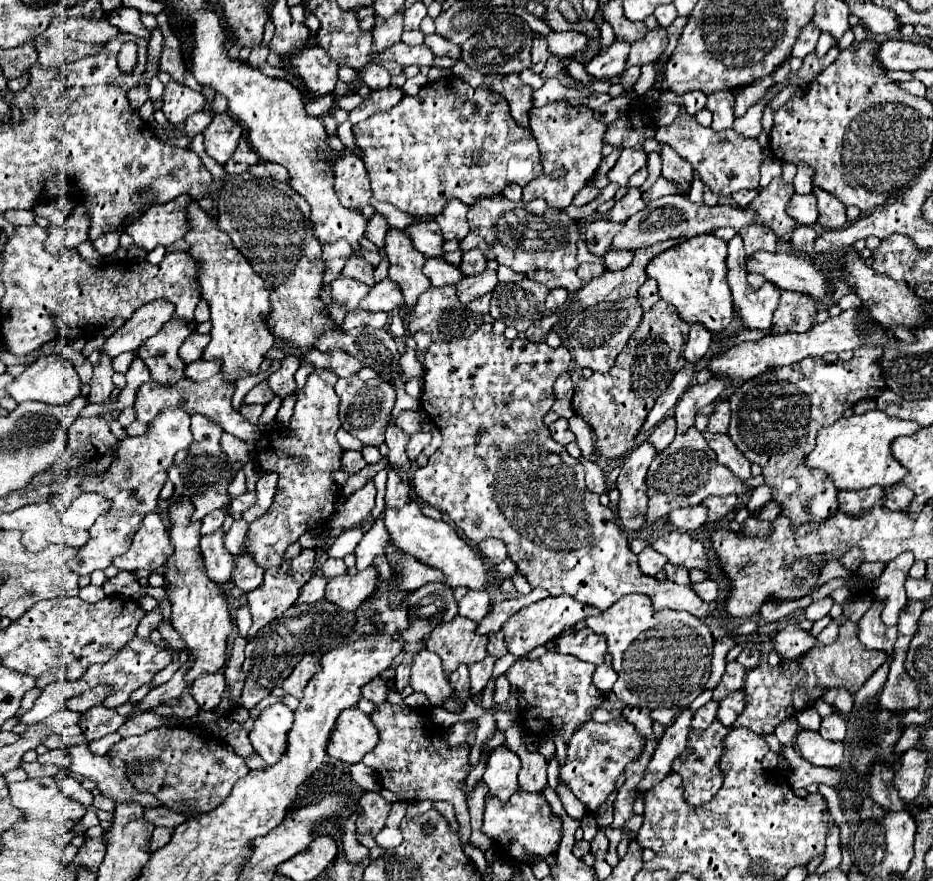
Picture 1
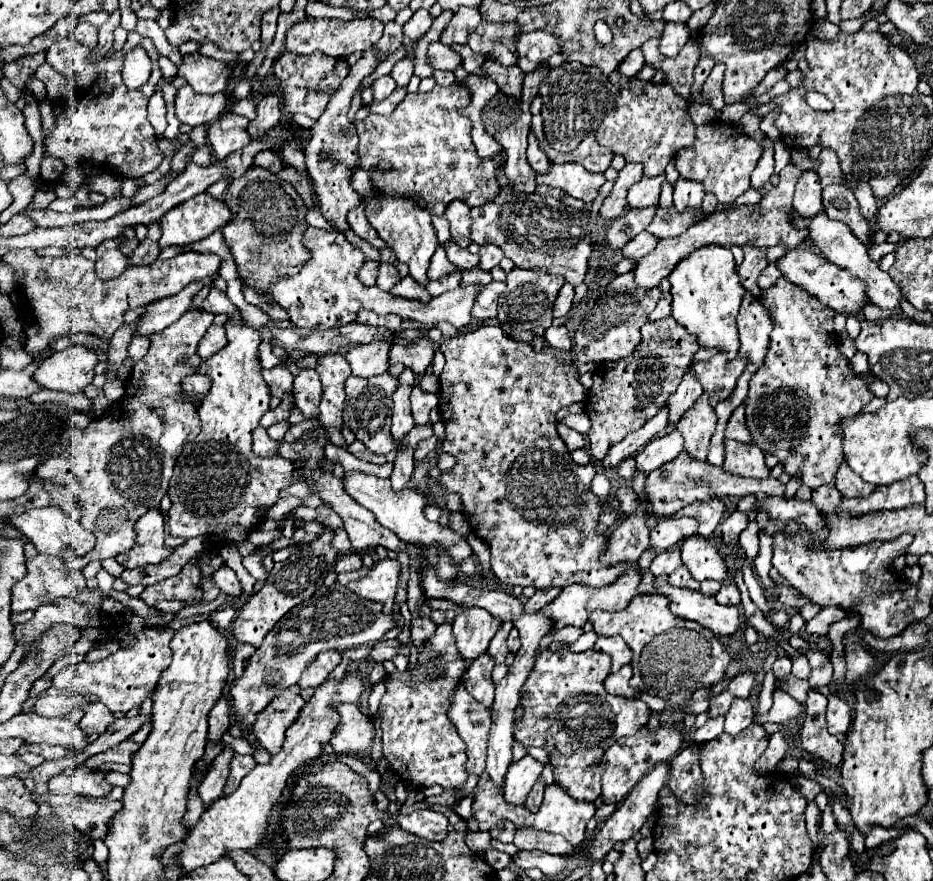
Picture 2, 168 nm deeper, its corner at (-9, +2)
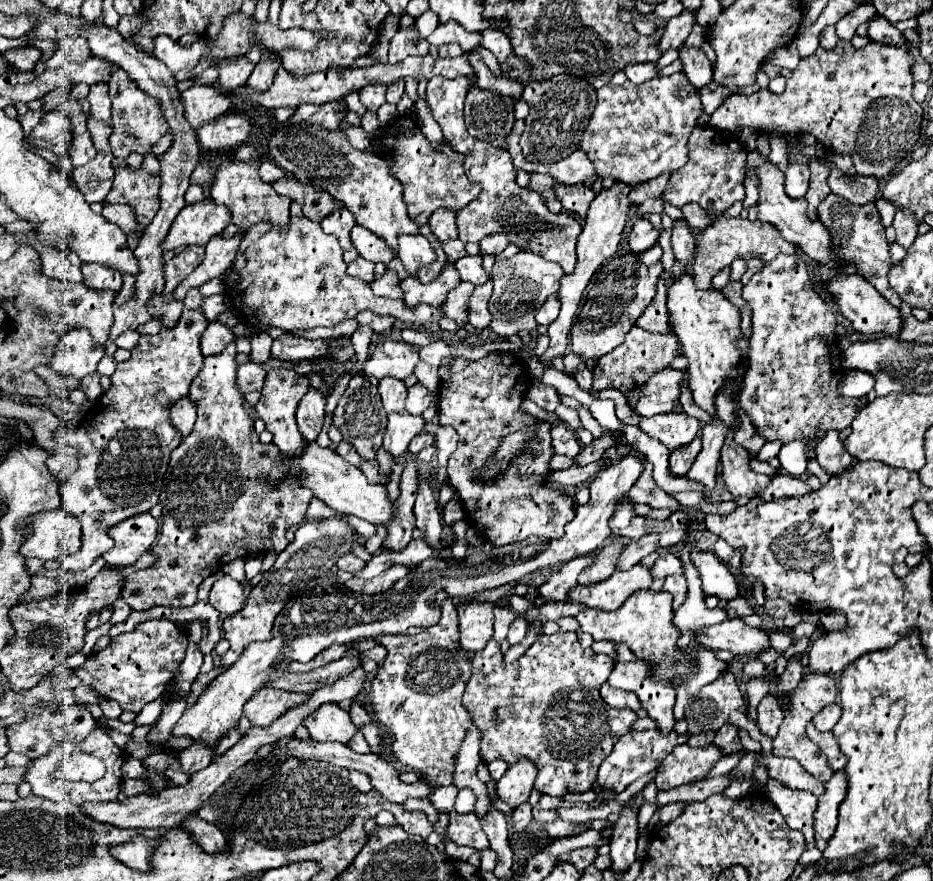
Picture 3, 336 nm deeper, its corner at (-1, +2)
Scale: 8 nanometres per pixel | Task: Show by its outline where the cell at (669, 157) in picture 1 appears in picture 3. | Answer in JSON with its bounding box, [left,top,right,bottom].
[671,222,695,266]

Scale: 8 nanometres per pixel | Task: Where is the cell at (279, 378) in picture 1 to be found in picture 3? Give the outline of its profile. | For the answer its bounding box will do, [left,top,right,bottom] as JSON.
[297,386,325,440]

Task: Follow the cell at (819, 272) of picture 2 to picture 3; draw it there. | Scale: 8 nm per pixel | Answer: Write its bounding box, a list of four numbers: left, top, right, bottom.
[827,274,903,336]

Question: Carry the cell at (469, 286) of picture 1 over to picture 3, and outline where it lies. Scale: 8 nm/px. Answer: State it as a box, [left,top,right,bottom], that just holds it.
[199,216,443,332]

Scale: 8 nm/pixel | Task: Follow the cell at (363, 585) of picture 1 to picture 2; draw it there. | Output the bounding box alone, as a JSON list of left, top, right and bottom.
[349,560,401,614]

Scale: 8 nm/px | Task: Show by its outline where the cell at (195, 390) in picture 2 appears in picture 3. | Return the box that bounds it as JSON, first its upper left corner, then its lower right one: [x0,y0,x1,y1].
[171,398,195,436]

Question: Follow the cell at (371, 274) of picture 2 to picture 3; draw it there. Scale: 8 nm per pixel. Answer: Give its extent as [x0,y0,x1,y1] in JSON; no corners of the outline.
[347,258,375,282]

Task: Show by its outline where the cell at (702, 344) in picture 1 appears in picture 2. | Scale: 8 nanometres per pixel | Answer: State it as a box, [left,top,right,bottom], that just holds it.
[667,366,703,422]

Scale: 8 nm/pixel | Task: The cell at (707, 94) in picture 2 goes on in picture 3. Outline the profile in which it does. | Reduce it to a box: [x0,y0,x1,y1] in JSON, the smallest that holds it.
[677,44,713,88]

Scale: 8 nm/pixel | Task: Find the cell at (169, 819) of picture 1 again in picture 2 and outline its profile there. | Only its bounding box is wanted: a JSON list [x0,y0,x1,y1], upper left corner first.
[197,748,233,806]

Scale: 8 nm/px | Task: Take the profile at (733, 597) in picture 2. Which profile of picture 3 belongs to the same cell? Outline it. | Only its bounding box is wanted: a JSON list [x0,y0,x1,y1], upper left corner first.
[725,596,755,618]

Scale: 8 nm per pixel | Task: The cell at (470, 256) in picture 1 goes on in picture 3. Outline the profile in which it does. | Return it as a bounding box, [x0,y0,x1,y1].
[481,234,509,256]

